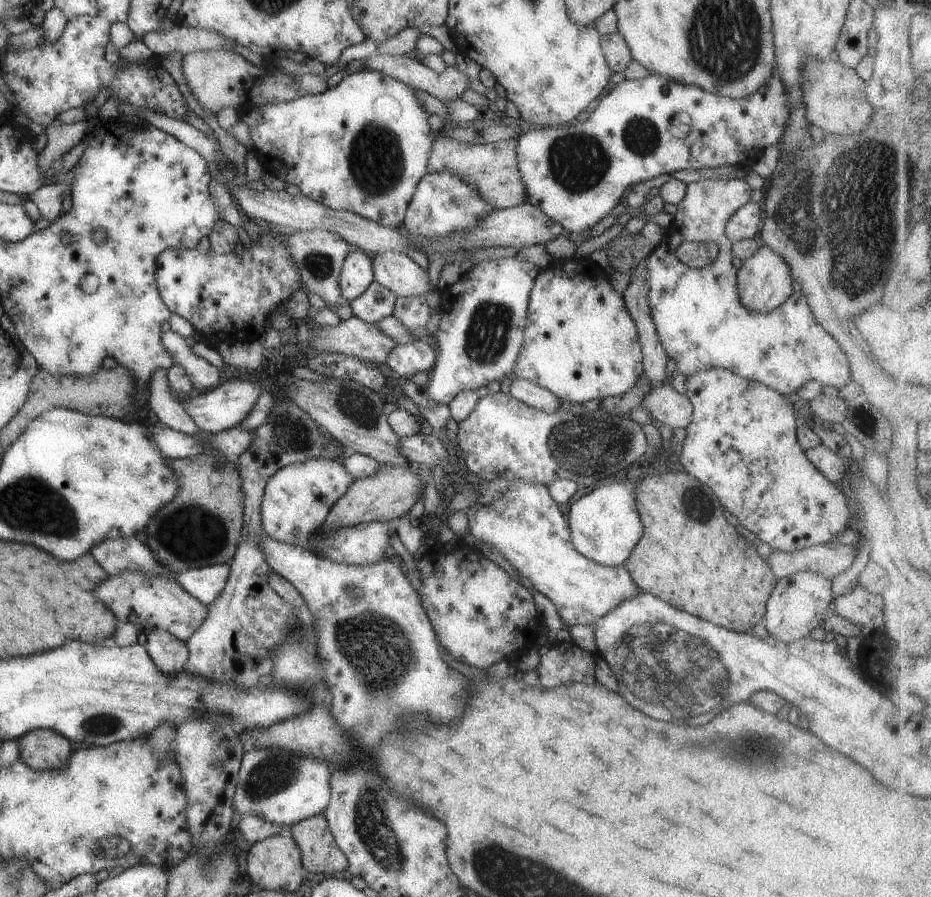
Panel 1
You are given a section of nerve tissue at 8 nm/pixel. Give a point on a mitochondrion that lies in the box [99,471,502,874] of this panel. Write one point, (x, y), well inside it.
(376, 647)

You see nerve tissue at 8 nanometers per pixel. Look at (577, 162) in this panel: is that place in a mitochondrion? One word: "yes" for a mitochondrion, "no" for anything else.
yes

